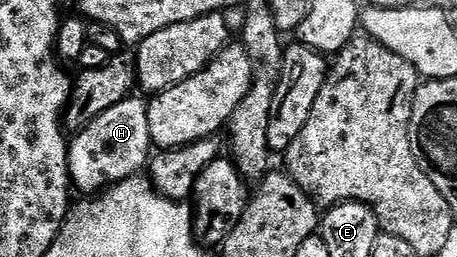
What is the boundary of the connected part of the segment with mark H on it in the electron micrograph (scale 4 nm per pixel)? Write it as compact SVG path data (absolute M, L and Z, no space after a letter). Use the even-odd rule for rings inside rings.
M128 96L121 103L101 112L101 116L94 118L70 139L67 147L70 185L74 189L76 186L83 196L95 196L118 182L136 177L148 165L152 154L147 102Z

